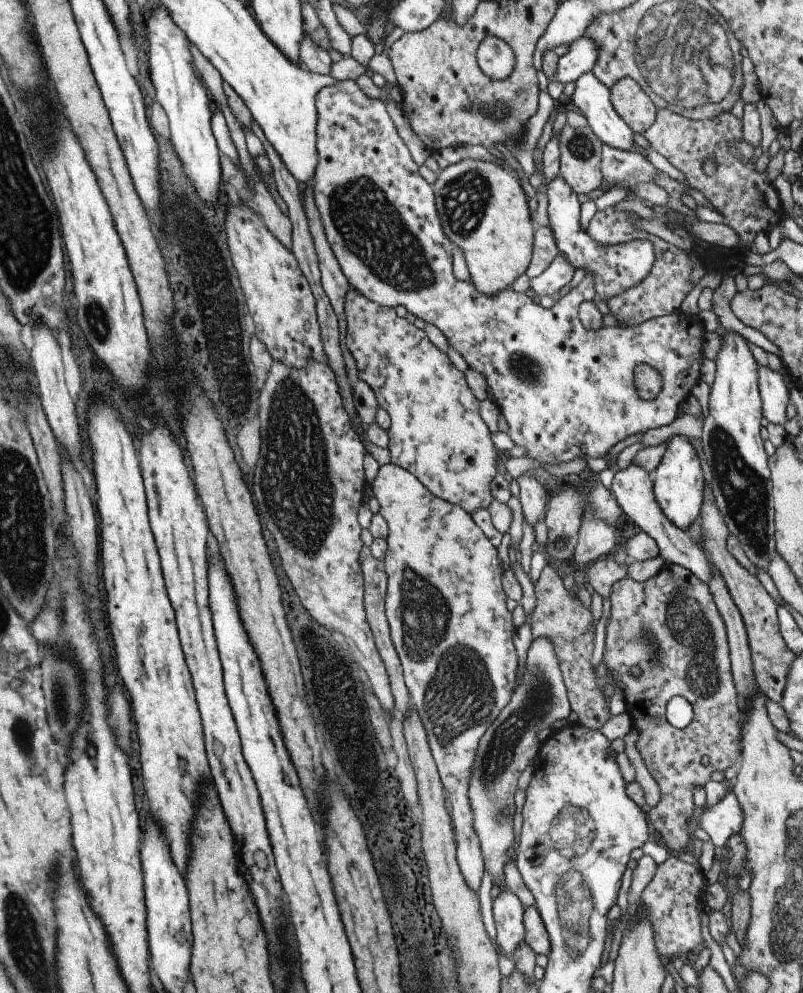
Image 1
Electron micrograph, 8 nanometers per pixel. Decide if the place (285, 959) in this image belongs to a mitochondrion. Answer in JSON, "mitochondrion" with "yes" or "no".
{"mitochondrion":"no"}

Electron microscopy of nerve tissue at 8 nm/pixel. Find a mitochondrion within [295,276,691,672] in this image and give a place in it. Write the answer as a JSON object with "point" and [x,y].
{"point":[528,371]}

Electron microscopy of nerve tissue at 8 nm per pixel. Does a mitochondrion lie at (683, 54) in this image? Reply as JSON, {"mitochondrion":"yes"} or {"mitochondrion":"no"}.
{"mitochondrion":"yes"}

